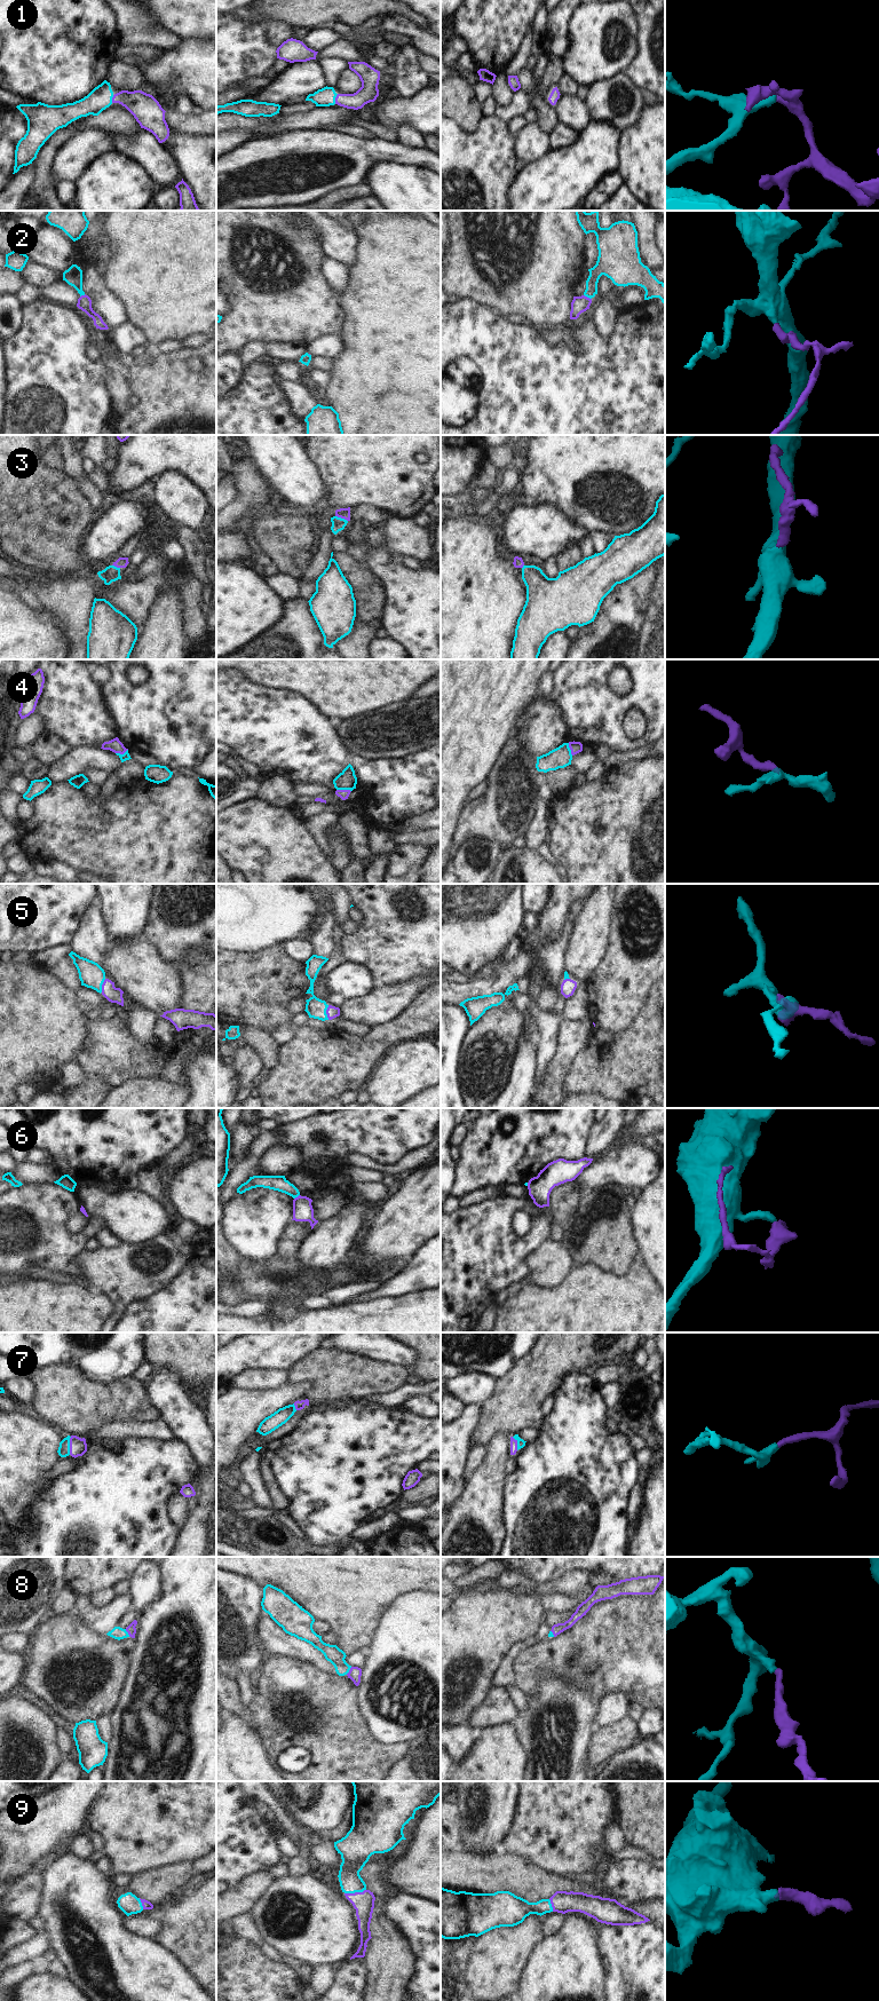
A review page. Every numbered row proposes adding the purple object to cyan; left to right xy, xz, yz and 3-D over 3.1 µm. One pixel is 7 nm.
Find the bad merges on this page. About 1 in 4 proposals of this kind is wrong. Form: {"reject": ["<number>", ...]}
{"reject": ["4", "6"]}

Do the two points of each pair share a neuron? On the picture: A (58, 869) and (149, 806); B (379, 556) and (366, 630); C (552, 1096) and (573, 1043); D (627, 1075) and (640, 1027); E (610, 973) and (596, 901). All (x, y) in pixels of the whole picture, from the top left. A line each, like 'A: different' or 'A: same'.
A: different
B: different
C: same
D: same
E: different

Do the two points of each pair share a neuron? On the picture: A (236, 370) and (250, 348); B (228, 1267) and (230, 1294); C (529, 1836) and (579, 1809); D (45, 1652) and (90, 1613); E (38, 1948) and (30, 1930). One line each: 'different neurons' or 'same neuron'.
A: different neurons
B: same neuron
C: same neuron
D: different neurons
E: different neurons

